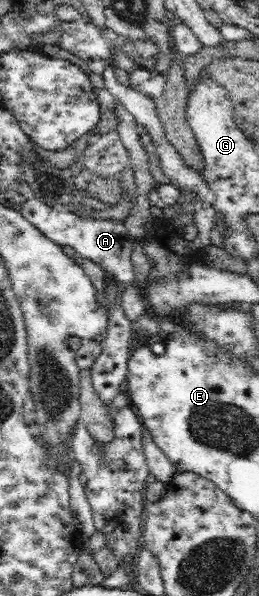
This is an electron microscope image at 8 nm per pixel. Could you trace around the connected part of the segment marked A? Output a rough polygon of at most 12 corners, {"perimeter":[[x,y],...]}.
{"perimeter":[[27,200],[23,217],[128,286],[134,238],[123,221],[83,219]]}

